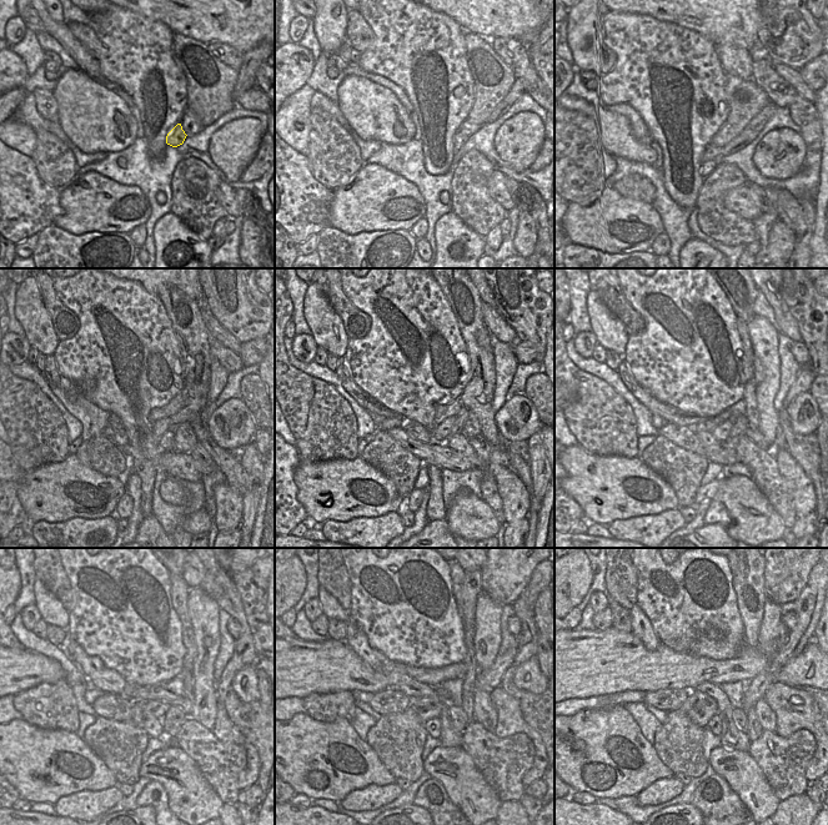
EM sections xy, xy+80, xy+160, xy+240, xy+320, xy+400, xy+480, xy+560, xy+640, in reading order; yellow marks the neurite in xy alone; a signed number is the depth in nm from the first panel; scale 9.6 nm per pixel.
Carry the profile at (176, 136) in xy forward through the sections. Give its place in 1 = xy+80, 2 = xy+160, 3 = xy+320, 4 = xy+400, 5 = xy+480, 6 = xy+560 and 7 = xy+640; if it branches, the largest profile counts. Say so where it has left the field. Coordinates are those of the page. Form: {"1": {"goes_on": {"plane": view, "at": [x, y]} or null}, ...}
{"1": {"goes_on": {"plane": "xy+80", "at": [458, 139]}}, "2": {"goes_on": {"plane": "xy+160", "at": [732, 146]}}, "3": {"goes_on": {"plane": "xy+320", "at": [488, 487]}}, "4": {"goes_on": {"plane": "xy+400", "at": [779, 491]}}, "5": {"goes_on": {"plane": "xy+480", "at": [220, 763]}}, "6": {"goes_on": {"plane": "xy+560", "at": [502, 761]}}, "7": {"goes_on": {"plane": "xy+640", "at": [783, 761]}}}

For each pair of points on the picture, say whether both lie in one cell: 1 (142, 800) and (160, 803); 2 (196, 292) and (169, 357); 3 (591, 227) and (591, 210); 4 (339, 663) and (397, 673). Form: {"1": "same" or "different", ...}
{"1": "same", "2": "same", "3": "same", "4": "same"}

